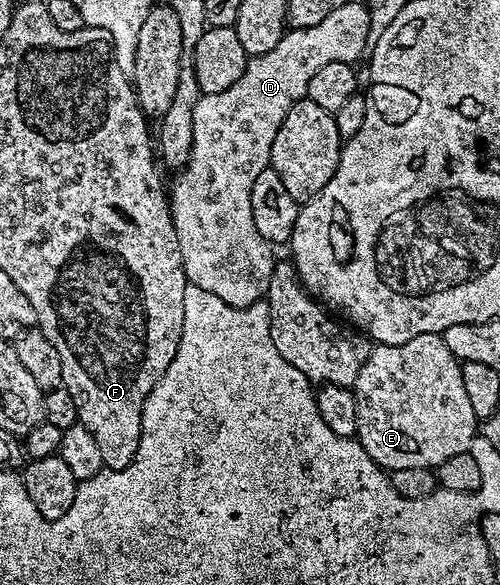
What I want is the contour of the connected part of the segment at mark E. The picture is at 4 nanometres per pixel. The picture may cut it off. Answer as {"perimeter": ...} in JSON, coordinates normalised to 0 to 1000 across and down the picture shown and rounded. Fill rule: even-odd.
{"perimeter":[[[842,571],[790,591],[750,590],[704,665],[716,726],[712,754],[742,786],[774,807],[800,800],[872,800],[902,779],[934,774],[958,740],[960,716],[944,704],[944,691],[928,670],[924,621],[896,602],[896,588],[888,588],[882,571]]]}

